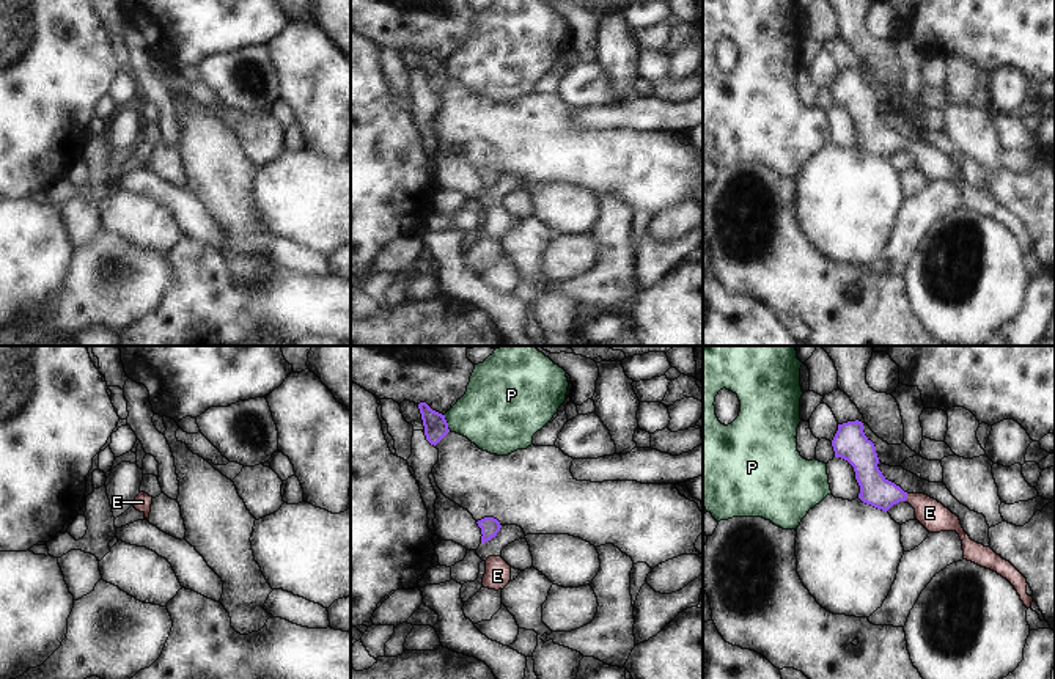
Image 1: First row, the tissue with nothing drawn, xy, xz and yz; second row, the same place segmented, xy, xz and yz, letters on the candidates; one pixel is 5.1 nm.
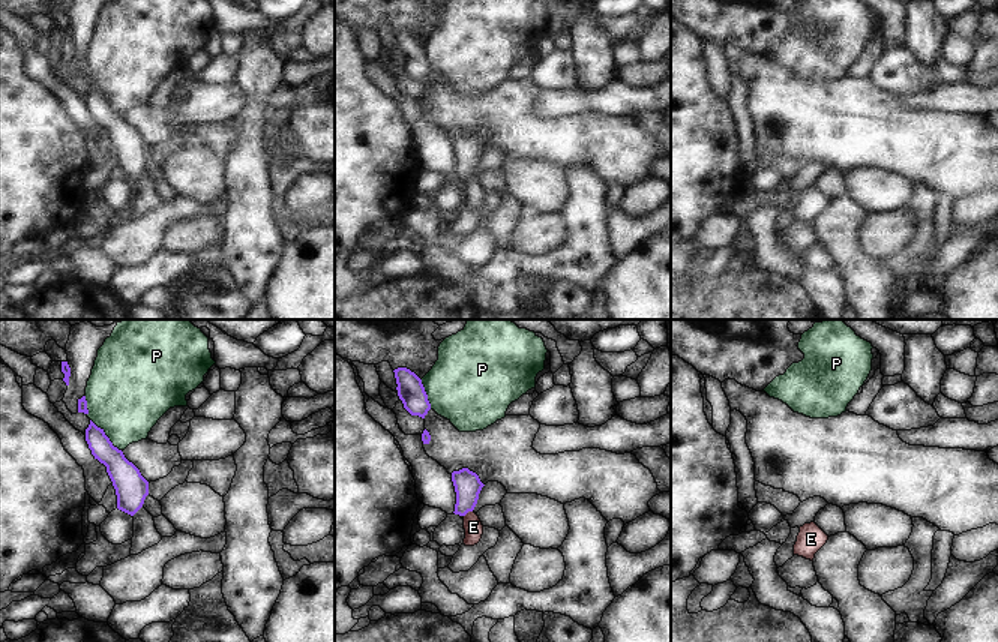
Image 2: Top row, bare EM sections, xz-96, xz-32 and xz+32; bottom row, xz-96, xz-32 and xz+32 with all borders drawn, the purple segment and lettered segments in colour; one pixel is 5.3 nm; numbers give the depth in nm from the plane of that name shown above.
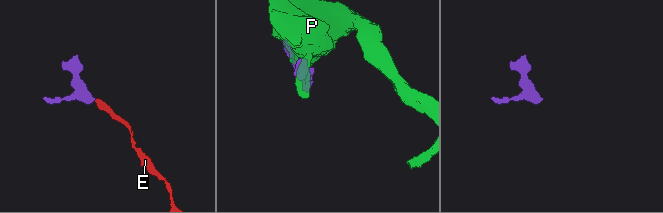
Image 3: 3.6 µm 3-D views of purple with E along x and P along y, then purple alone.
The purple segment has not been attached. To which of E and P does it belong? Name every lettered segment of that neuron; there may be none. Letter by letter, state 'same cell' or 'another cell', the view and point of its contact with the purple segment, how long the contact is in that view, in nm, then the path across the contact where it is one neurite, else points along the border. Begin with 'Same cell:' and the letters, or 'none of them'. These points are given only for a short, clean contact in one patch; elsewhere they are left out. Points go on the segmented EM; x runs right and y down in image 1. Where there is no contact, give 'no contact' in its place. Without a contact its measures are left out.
Same cell: E
E: same cell | yz (906, 497) | 40 nm | across yz (874, 489), (882, 494), (906, 497), (917, 500), (930, 513)
P: another cell | xz (447, 423) | 90 nm

